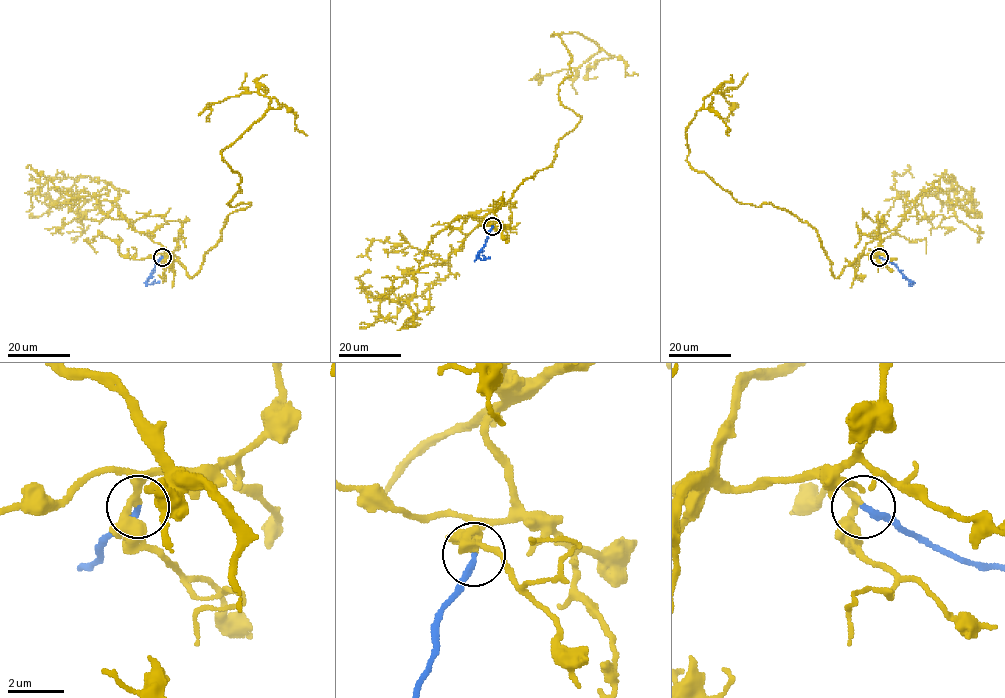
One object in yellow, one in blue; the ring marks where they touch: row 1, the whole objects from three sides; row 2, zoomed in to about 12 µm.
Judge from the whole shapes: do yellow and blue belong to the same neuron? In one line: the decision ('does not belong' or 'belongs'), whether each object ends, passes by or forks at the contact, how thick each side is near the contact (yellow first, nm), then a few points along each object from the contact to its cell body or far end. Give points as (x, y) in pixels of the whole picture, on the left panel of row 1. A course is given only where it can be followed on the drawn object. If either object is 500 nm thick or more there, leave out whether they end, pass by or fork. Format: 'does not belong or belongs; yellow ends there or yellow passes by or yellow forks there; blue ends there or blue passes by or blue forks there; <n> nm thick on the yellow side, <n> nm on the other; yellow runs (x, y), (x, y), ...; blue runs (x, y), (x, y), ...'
belongs; yellow passes by; blue ends there; 300 nm thick on the yellow side, 220 nm on the other; yellow runs (162, 257), (192, 278), (251, 204), (227, 204), (241, 177), (221, 151), (271, 99), (209, 118); blue runs (162, 257), (147, 283), (160, 281)

